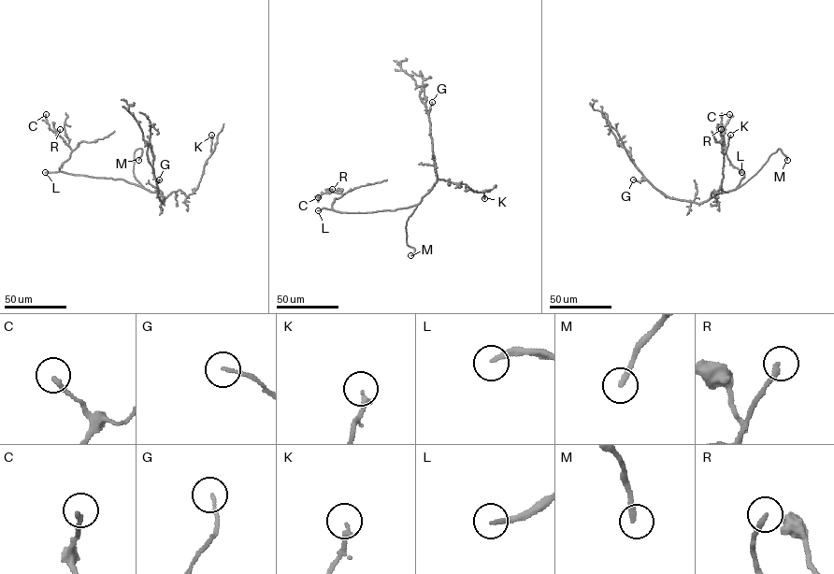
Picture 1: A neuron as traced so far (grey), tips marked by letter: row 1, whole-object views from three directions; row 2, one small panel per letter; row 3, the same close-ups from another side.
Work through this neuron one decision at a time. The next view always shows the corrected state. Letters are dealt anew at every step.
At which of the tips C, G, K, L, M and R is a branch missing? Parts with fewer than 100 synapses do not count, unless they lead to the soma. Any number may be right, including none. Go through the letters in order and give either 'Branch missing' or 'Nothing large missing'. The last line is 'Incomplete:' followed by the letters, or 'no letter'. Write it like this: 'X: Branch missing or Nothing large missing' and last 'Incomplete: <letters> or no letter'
C: Nothing large missing
G: Nothing large missing
K: Nothing large missing
L: Branch missing
M: Branch missing
R: Nothing large missing
Incomplete: L, M

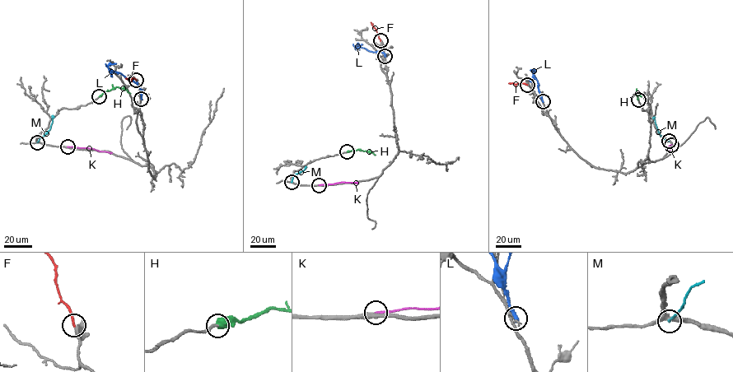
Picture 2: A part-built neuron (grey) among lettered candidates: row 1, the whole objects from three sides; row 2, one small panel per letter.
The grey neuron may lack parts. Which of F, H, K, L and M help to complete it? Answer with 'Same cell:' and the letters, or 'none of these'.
Same cell: F, H

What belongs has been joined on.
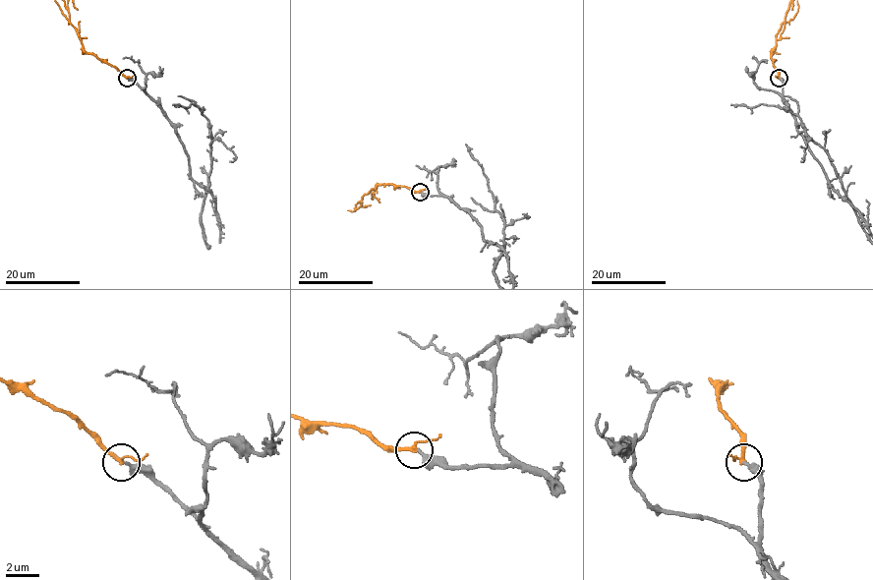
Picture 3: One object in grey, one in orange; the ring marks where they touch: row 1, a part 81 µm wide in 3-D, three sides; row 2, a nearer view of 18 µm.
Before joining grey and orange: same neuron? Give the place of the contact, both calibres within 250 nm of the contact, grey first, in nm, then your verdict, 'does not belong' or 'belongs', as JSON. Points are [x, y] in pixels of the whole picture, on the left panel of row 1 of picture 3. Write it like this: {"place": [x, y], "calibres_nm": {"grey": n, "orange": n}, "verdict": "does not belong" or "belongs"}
{"place": [127, 78], "calibres_nm": {"grey": 240, "orange": 180}, "verdict": "belongs"}

